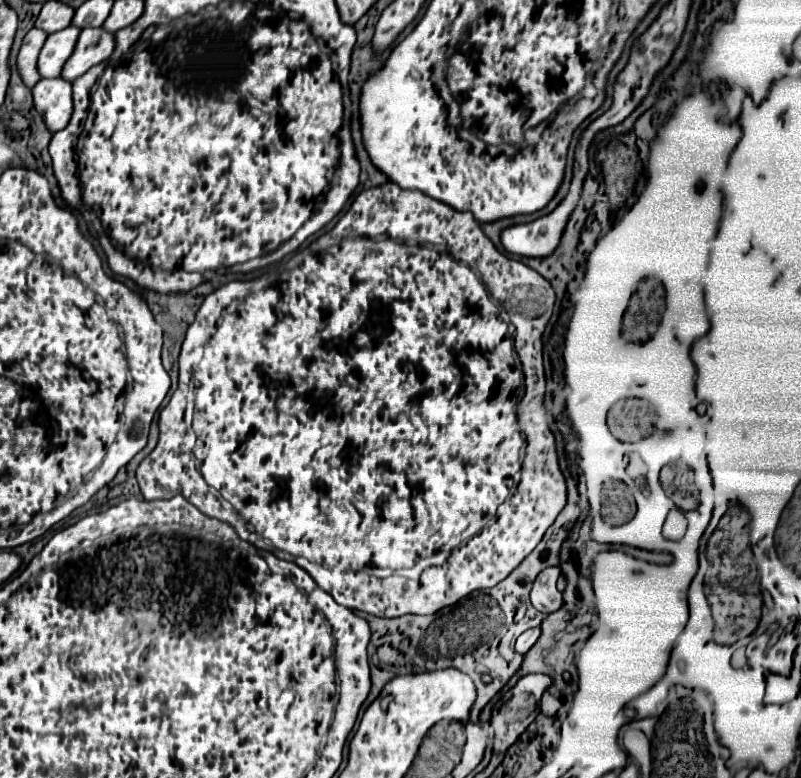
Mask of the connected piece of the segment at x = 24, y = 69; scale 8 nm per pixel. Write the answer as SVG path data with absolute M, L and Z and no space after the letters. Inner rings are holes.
M36 27L24 37L24 43L22 43L22 49L18 55L18 69L28 87L34 87L42 79L36 65L38 65L38 55L40 55L40 49L44 47L46 37L48 37L48 33L42 29L36 29Z

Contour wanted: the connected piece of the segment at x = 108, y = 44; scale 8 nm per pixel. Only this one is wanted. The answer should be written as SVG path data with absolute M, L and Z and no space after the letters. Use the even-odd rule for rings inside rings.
M84 29L80 33L80 41L76 45L76 53L68 59L68 65L64 67L62 77L68 81L74 81L76 77L84 75L90 67L110 59L112 51L116 47L114 33L108 33L106 29Z

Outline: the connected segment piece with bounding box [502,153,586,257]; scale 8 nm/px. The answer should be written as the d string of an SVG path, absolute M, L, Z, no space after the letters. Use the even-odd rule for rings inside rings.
M578 153L578 155L576 155L576 169L574 169L574 171L578 171L580 183L578 183L578 177L574 177L574 181L572 181L572 185L570 185L568 197L554 209L554 213L550 213L550 215L546 215L546 217L540 217L540 219L536 219L536 221L532 221L532 223L514 225L514 227L502 231L502 245L506 247L508 253L518 255L518 257L550 257L550 255L558 249L560 239L562 239L562 233L564 233L564 229L566 229L566 225L568 225L568 219L570 219L574 207L576 207L578 201L580 201L584 177L586 177L586 169L584 169L584 167L586 167L586 165L580 167L580 153Z

